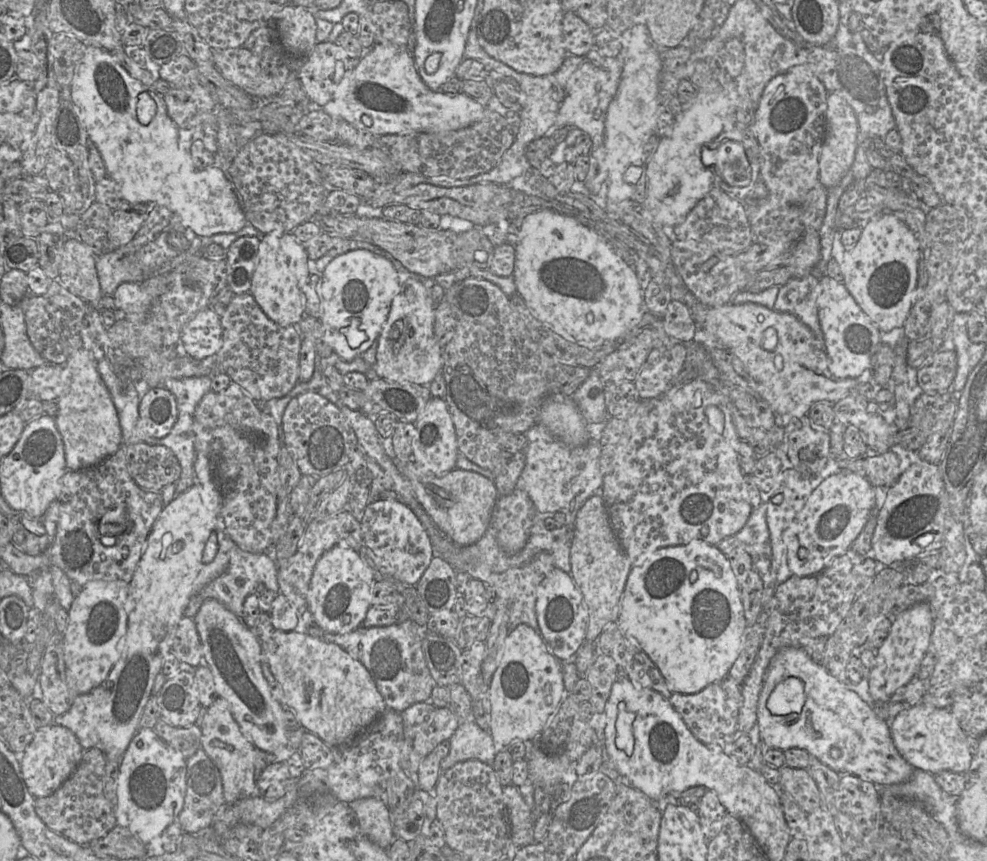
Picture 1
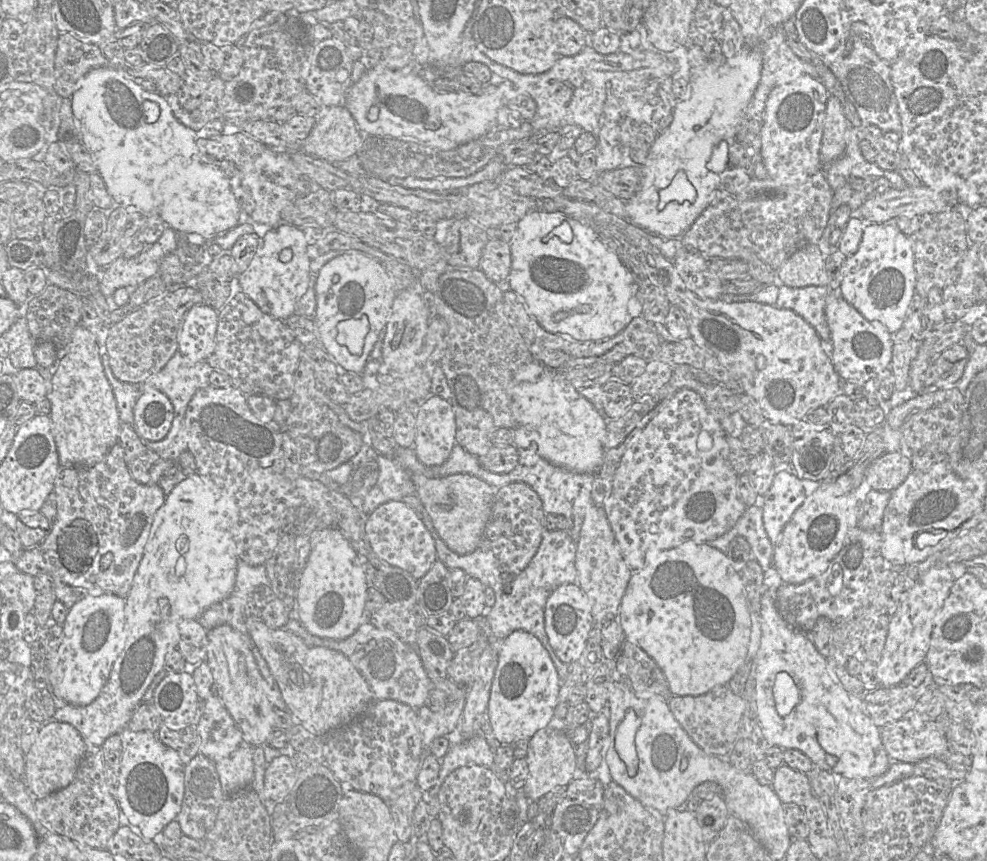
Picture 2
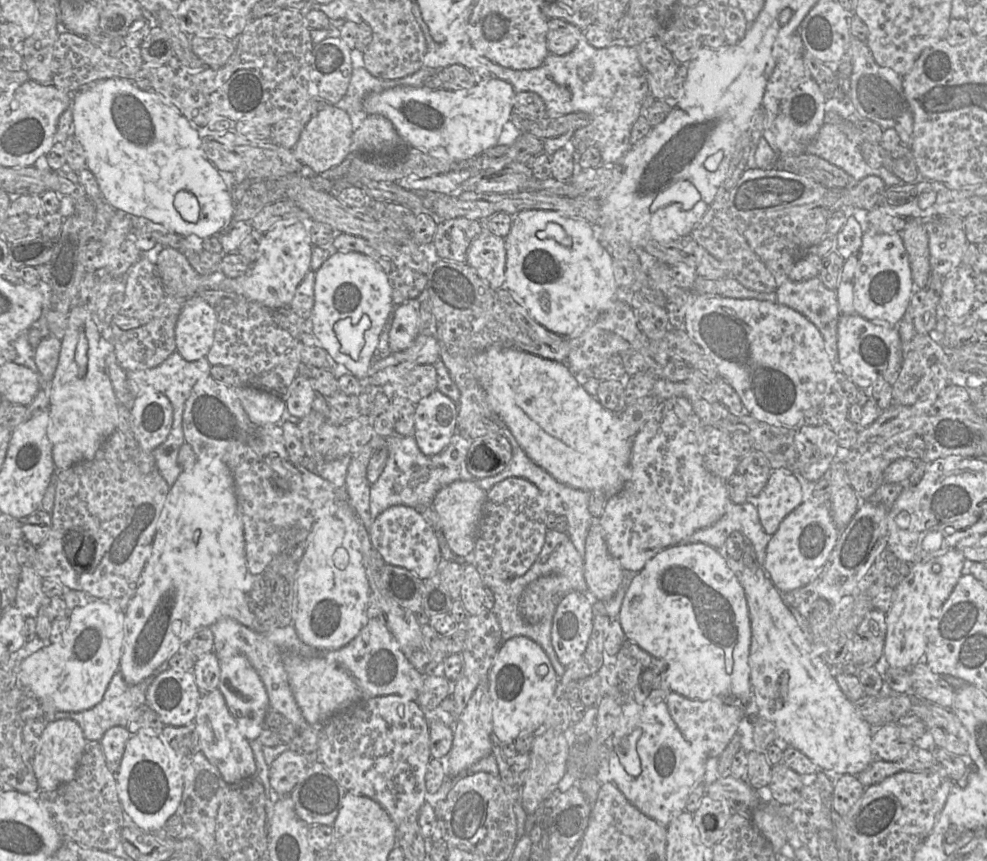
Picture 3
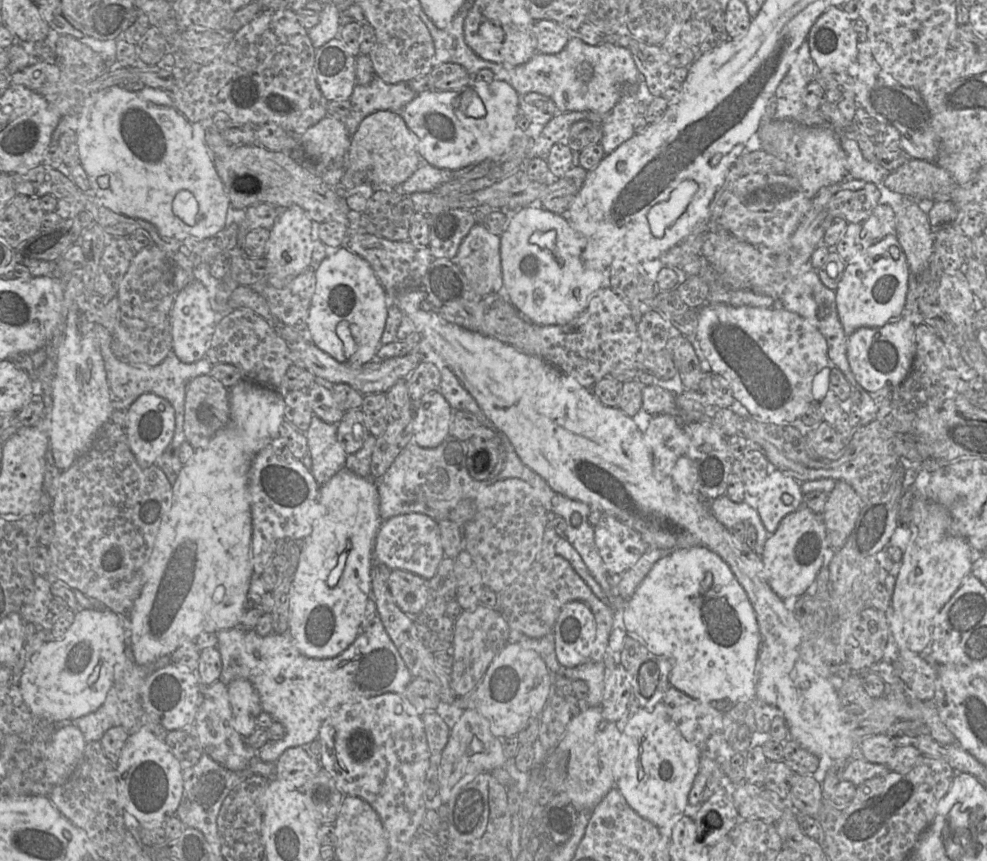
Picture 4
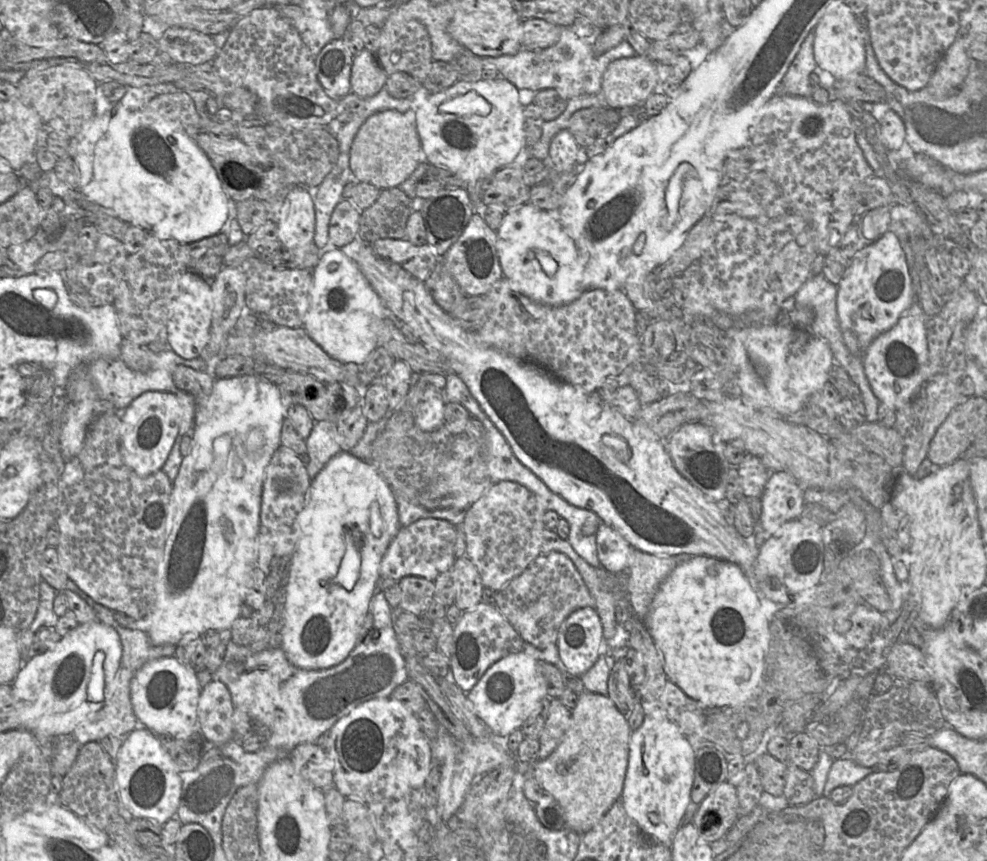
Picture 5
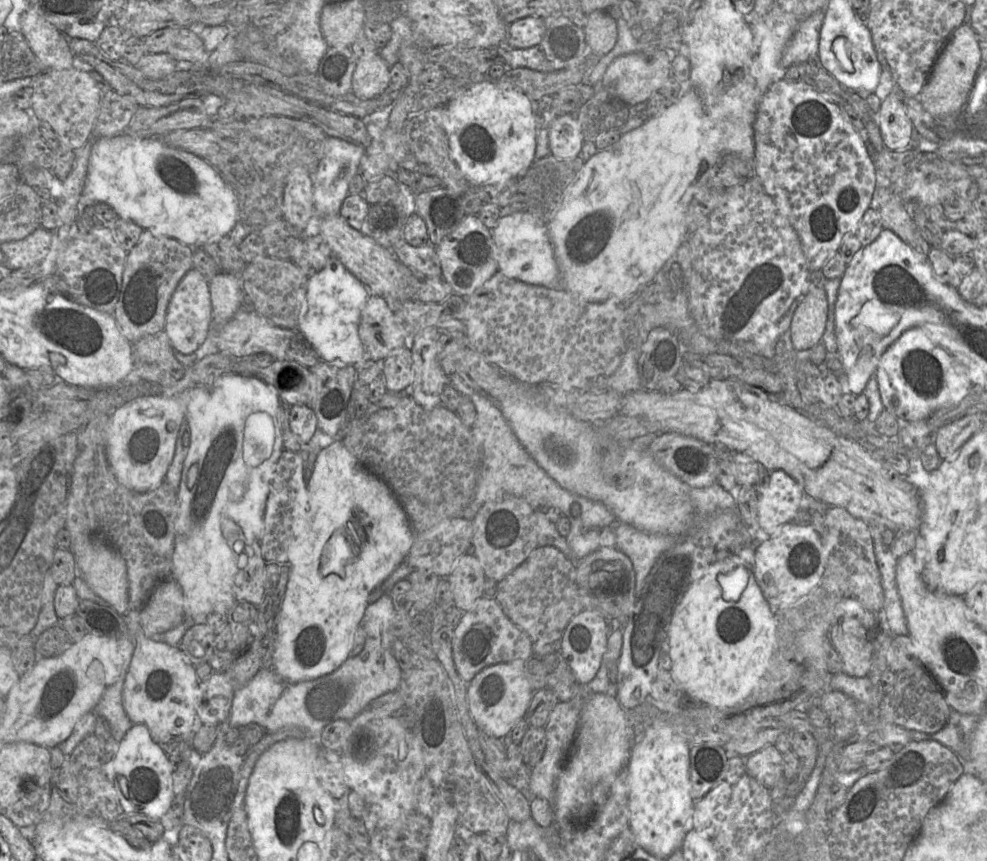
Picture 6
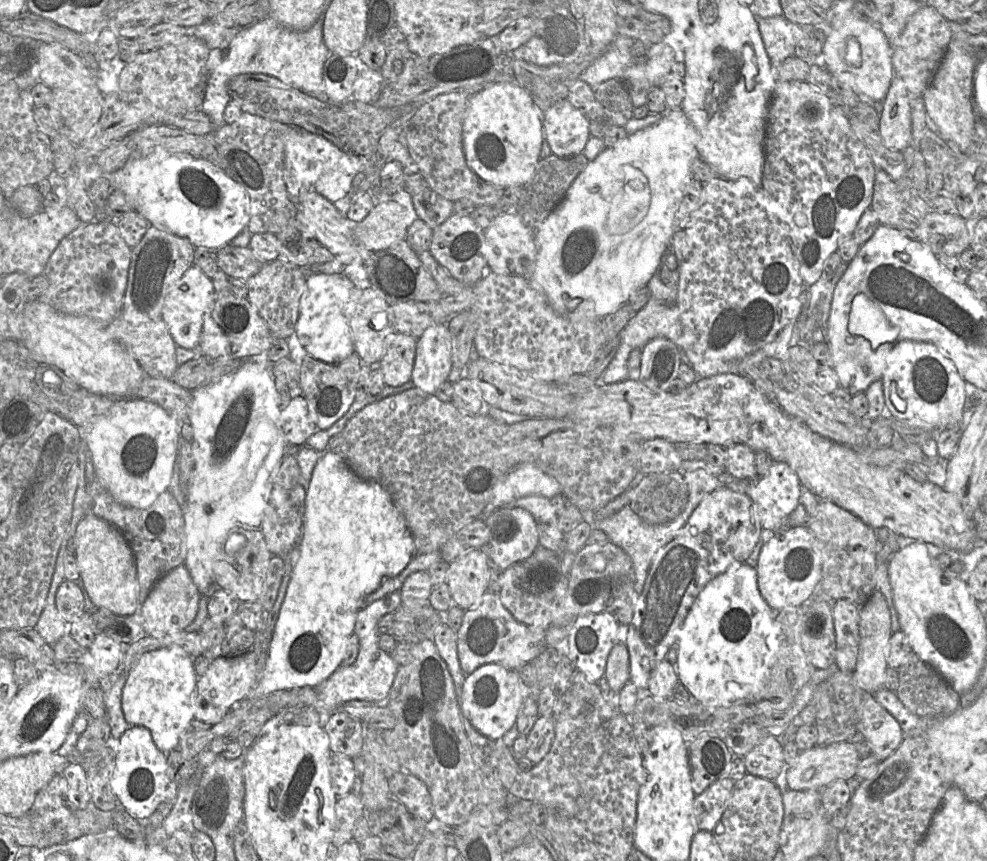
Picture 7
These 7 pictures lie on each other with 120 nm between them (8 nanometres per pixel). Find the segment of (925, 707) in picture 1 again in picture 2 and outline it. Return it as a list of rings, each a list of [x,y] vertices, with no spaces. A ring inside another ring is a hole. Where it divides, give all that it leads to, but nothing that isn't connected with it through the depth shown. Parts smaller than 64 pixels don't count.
[[[904,717],[879,728],[891,762],[916,764],[928,757],[942,758],[948,754],[943,719],[926,723],[923,728],[915,728],[911,720]]]

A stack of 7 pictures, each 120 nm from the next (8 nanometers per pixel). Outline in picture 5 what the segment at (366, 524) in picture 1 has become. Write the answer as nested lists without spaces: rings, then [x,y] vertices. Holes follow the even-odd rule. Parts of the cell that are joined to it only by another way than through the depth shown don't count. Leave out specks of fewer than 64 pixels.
[[[423,518],[402,526],[381,561],[378,589],[383,589],[384,579],[399,581],[406,576],[418,576],[435,581],[441,573],[451,570],[456,559],[456,534],[454,524],[438,518]]]

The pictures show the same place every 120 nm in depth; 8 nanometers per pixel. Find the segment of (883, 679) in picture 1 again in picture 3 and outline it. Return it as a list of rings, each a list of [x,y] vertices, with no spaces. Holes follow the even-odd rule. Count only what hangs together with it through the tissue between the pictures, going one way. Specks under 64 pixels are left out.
[[[951,549],[926,562],[912,565],[910,573],[895,588],[892,606],[886,614],[887,632],[881,665],[910,669],[921,661],[928,637],[936,626],[936,618],[941,614],[941,605],[962,575],[965,560],[960,550]]]

